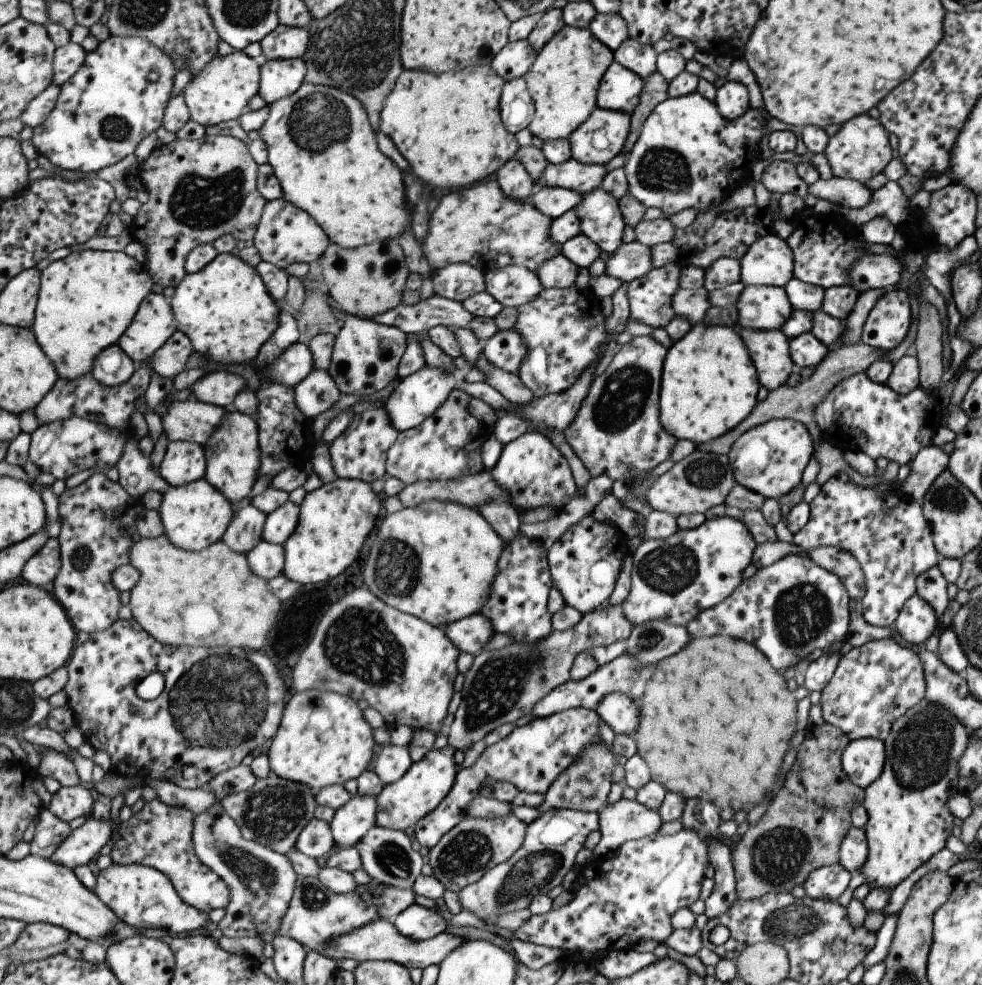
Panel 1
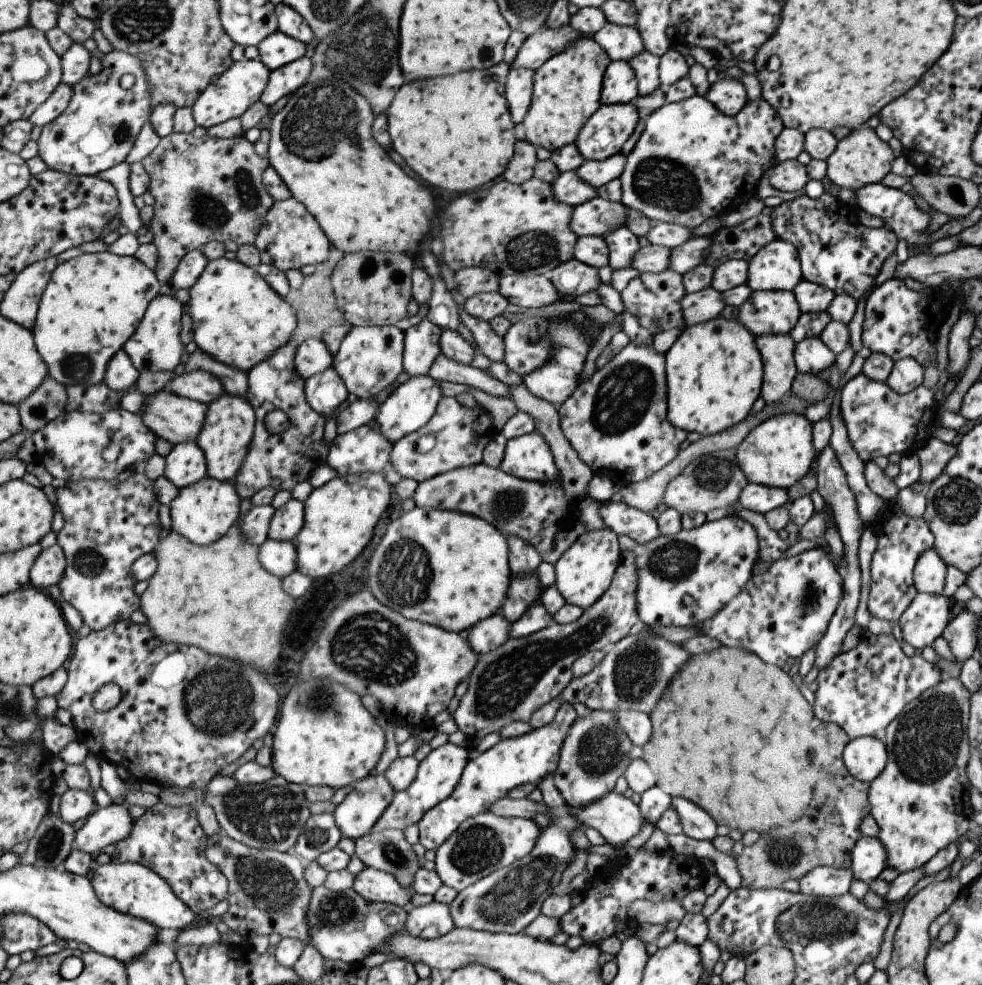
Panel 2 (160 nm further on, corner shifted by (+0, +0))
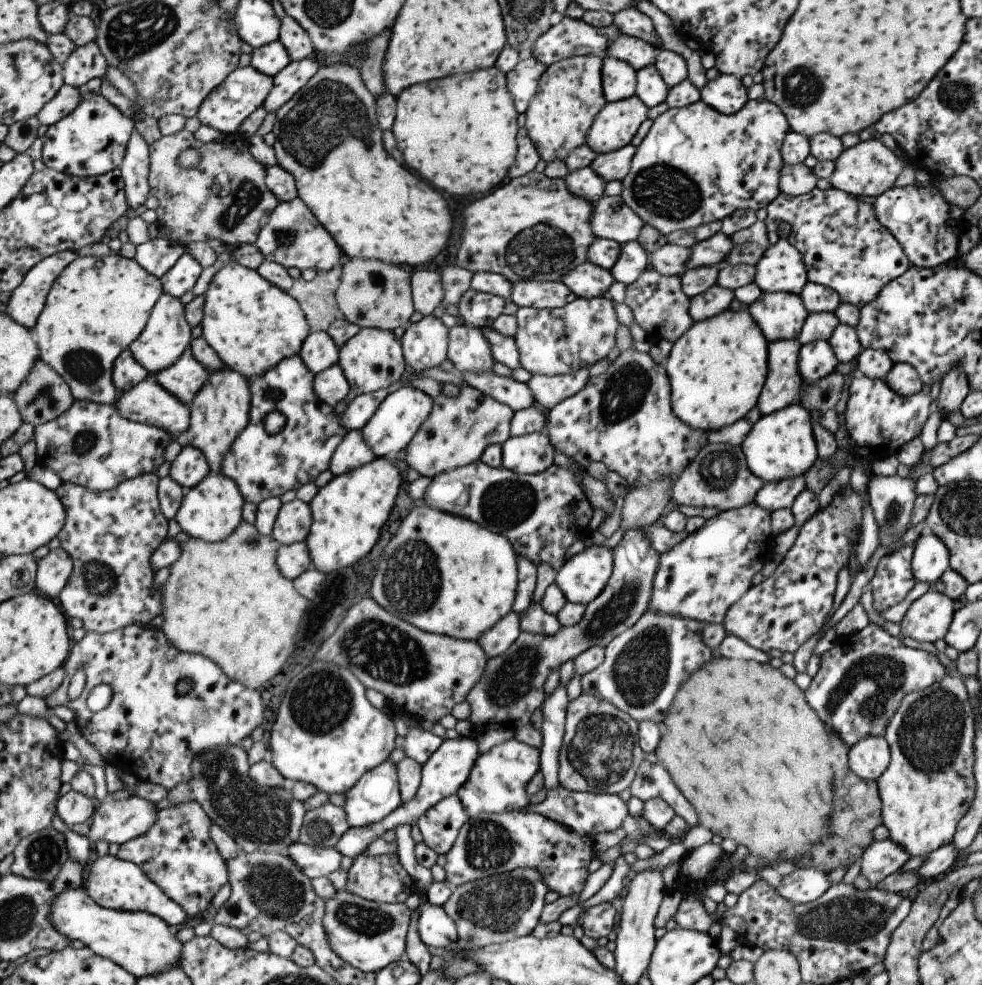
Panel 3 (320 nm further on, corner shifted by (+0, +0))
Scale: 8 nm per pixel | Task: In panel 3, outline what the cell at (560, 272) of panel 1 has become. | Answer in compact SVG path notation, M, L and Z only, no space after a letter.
M589 260L567 271L560 280L576 297L588 299L607 296L609 286L615 281L607 269Z

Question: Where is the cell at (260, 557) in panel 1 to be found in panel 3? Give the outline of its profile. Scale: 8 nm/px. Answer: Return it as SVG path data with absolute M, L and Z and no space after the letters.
M305 541L292 545L281 545L278 553L278 565L282 573L290 579L296 579L309 569L315 568L309 547Z

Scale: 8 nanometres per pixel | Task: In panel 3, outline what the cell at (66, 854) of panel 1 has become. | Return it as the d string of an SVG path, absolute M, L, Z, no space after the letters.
M132 794L127 800L111 798L98 804L92 816L92 831L89 838L93 844L100 840L115 842L120 846L151 830L158 821L154 802L141 795Z

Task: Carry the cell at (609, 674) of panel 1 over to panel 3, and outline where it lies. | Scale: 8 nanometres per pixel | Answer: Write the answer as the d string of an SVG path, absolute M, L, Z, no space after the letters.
M645 611L633 626L621 631L604 646L603 662L580 678L582 691L599 700L605 699L636 721L651 721L659 725L665 718L675 690L679 690L681 682L685 682L691 672L699 670L713 656L702 639L704 626L705 622L695 619Z

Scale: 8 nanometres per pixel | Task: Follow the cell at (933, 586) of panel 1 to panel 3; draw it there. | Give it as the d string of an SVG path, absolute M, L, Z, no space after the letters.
M933 533L919 535L915 540L910 569L916 581L930 585L948 569L948 550Z

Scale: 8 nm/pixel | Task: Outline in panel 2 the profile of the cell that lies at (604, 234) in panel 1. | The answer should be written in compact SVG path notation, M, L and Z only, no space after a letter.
M617 227L601 238L607 245L608 265L612 270L631 267L634 254L641 247L637 243L637 237L627 227Z

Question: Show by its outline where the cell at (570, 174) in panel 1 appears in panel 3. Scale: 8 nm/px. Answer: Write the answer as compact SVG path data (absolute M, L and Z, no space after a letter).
M629 143L616 151L599 153L588 167L605 182L621 180L629 172L635 149L636 146Z

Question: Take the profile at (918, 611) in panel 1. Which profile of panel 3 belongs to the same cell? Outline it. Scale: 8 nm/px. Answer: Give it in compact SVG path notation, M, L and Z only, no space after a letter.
M929 589L907 608L900 623L900 633L917 642L943 639L953 618L953 601Z

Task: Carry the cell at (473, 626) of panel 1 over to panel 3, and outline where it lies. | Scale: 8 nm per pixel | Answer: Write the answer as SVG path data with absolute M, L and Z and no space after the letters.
M509 611L476 641L490 659L507 650L507 647L519 636L520 614Z

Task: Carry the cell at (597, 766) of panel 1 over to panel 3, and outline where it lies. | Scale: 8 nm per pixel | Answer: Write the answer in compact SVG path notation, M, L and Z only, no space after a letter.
M581 691L577 698L568 701L566 706L566 715L564 722L564 731L562 734L562 746L560 747L560 752L558 754L558 784L563 788L566 788L570 791L577 792L601 792L609 793L612 795L617 795L621 790L629 788L633 777L635 776L637 767L641 764L641 761L644 759L643 755L645 754L641 747L638 745L638 721L632 719L625 711L619 710L616 706L613 706L610 702L607 702L605 699L599 700L593 695Z

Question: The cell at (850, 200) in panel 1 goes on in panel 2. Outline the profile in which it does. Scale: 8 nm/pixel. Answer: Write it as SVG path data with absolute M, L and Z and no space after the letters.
M883 183L865 185L855 192L856 205L860 210L863 210L869 216L881 218L884 226L893 232L897 240L906 242L909 255L920 255L929 252L930 244L927 243L927 237L930 234L927 232L927 226L929 225L930 216L913 203L911 195L902 192L900 189L886 187Z

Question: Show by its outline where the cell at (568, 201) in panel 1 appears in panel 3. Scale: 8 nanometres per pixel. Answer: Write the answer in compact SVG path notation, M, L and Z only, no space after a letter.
M589 167L569 171L563 180L574 195L583 197L589 202L596 201L604 194L606 182Z

